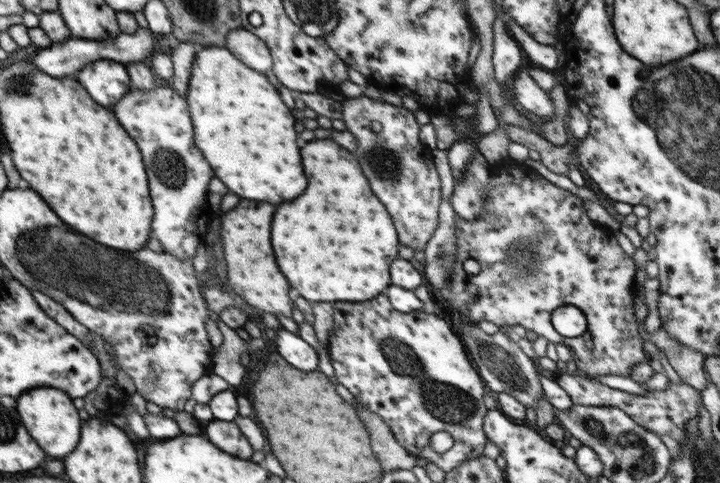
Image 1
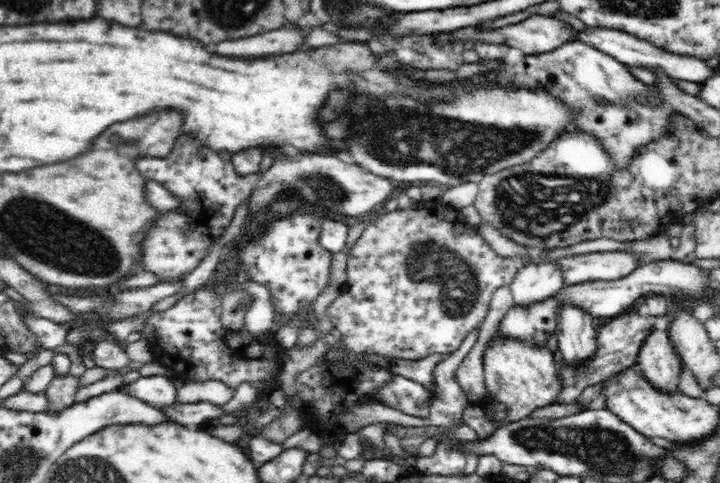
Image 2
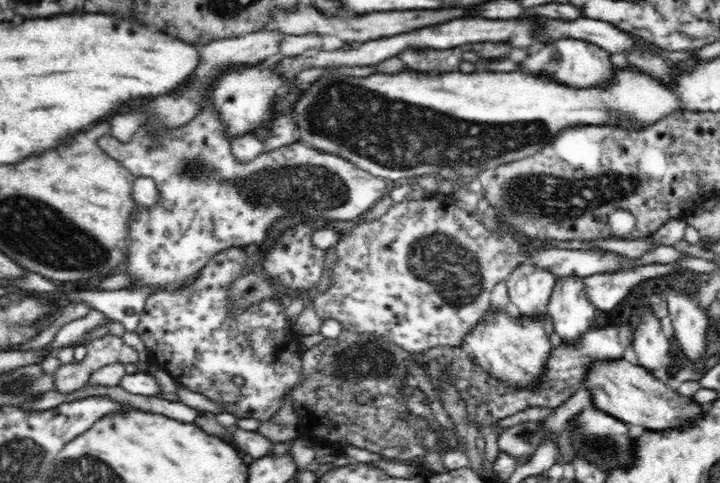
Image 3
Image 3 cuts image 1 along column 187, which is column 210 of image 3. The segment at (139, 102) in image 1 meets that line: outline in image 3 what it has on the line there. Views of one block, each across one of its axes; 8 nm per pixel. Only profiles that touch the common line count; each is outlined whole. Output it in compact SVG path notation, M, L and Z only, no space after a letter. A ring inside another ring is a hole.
M158 96L138 98L122 104L118 112L136 114L142 118L140 128L130 138L130 142L122 144L118 140L98 140L100 148L114 160L118 160L124 168L128 168L134 176L146 176L156 182L158 200L152 208L136 208L130 214L128 222L127 256L124 260L124 275L128 284L124 290L134 291L140 287L160 289L178 289L193 274L198 274L203 266L222 249L230 247L246 247L249 244L262 244L270 238L270 228L292 216L306 216L308 220L328 220L328 222L346 222L359 218L370 210L375 202L386 195L387 179L377 177L352 162L324 154L318 150L310 150L302 144L280 146L272 152L262 152L254 160L239 161L230 150L228 136L224 132L224 124L218 118L214 106L204 106L200 114L188 124L168 130L162 128L162 120L152 112L150 104Z

